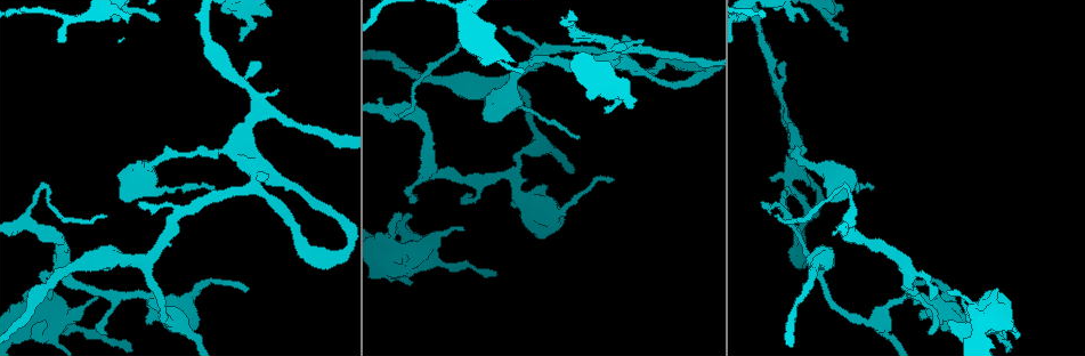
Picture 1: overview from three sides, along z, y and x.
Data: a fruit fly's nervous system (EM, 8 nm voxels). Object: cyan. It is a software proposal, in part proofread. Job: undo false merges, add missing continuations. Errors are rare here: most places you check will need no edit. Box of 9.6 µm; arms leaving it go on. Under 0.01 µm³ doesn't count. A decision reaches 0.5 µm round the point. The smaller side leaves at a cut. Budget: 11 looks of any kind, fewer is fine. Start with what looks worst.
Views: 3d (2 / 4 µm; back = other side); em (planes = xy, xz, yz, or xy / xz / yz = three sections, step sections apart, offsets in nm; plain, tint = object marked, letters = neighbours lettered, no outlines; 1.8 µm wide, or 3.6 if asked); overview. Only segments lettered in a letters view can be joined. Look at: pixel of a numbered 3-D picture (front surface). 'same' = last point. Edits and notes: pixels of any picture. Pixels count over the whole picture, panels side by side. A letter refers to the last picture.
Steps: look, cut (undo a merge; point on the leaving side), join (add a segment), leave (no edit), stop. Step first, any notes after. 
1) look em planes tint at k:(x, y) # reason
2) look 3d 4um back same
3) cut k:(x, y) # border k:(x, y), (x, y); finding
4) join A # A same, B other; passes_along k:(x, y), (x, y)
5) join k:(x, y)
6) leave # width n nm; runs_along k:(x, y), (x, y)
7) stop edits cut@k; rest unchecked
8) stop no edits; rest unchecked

look 3d 2um at 1:(249, 185) # four-way junction

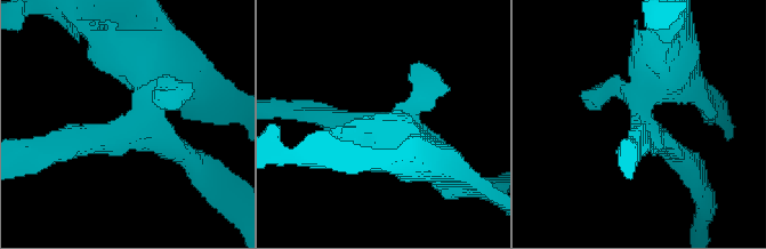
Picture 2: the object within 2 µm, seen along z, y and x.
look em planes letters at 2:(135, 122)

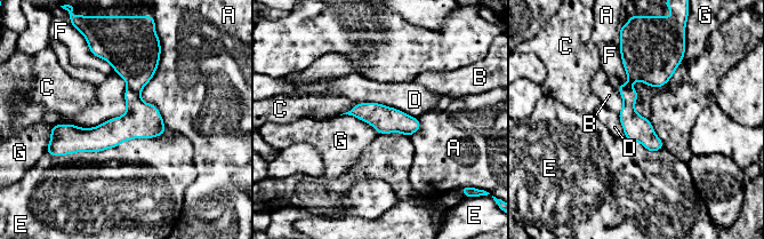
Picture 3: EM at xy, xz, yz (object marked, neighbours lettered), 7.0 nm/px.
leave # width 190 nm; A other, B other, C other, D other, E other, F other, G other; one cell here

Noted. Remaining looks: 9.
look 3d 2um at 1:(271, 15) # an open end

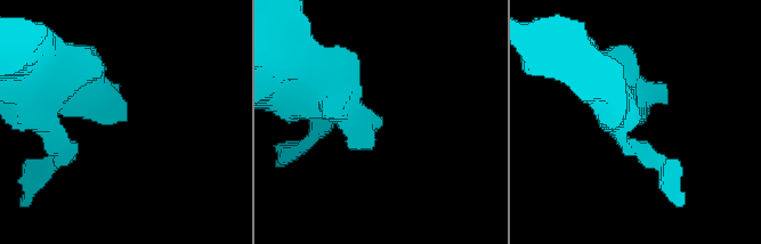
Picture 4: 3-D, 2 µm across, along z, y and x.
look em planes plain at 4:(382, 116) # need the tissue

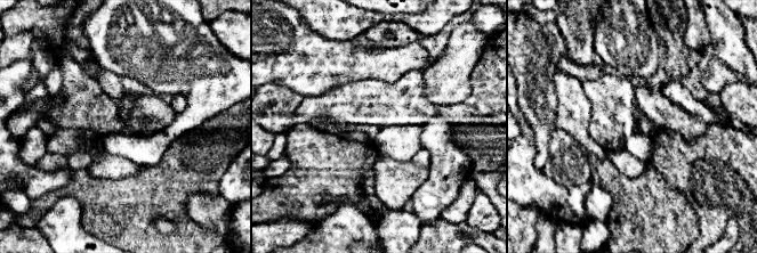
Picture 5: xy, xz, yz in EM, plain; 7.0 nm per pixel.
look em planes letters same # see the neighbours

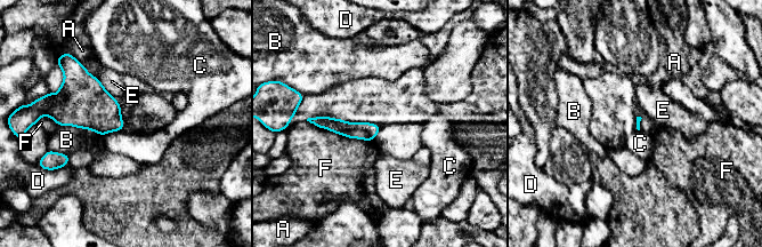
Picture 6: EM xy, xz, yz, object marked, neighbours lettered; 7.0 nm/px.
leave # A other, B other, C other, D other, E other, F other; border 6:(122, 129), (108, 132), (103, 136); none of them fits

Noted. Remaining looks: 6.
look 3d 2um at 1:(744, 5) # thin arm on a thick one

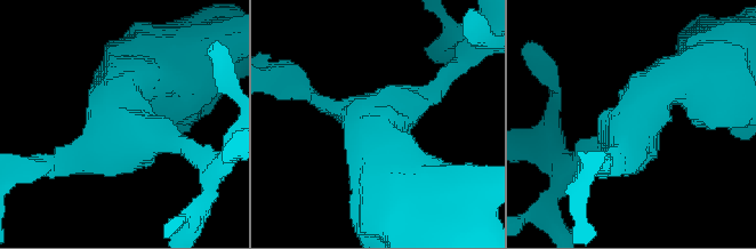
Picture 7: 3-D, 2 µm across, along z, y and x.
look em planes letters at 7:(115, 133) # need the tissue

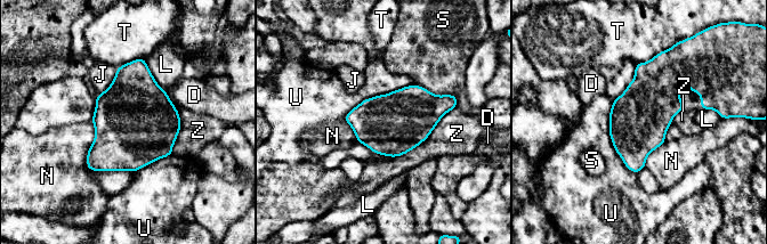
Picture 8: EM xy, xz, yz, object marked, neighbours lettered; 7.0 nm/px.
leave # D other, J other, L other, N other, S other, T other, U other, Z other; all the same cell

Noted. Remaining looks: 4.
look em planes tint at 1:(877, 320) # a fork

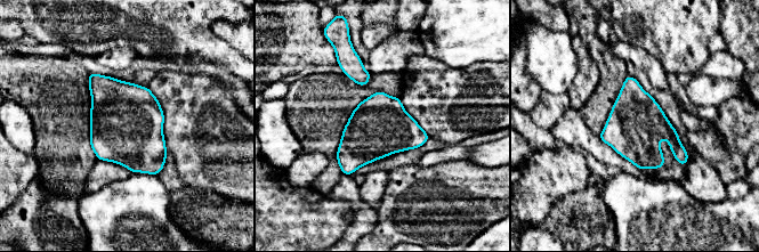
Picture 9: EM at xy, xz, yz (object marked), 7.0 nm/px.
look em planes letters same # what lies round it

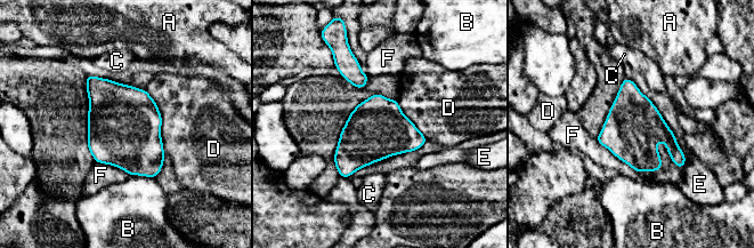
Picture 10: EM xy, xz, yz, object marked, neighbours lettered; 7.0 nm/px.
leave # A other, B other, C other, D other, E other, F other; border 10:(144, 89), (161, 116), (165, 153); continuous, no second cell

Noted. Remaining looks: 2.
stop no edits; rest unchecked

